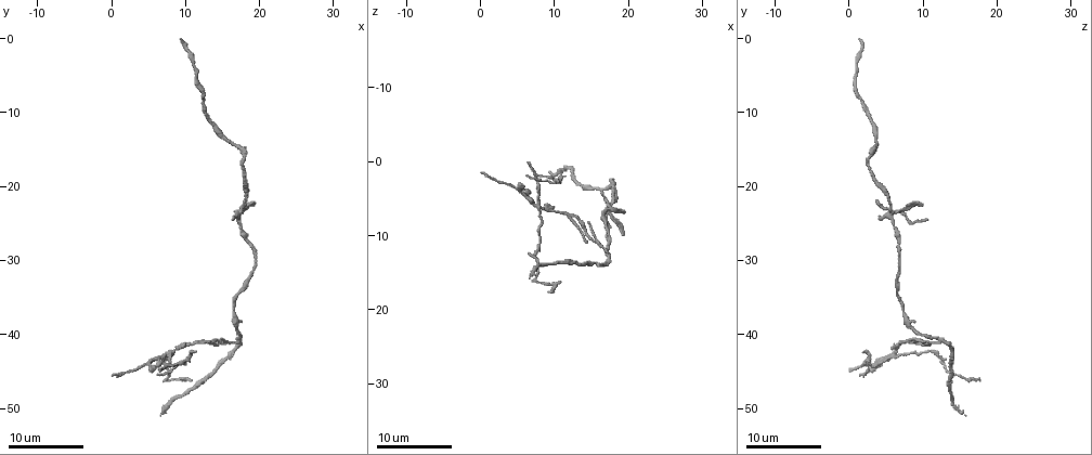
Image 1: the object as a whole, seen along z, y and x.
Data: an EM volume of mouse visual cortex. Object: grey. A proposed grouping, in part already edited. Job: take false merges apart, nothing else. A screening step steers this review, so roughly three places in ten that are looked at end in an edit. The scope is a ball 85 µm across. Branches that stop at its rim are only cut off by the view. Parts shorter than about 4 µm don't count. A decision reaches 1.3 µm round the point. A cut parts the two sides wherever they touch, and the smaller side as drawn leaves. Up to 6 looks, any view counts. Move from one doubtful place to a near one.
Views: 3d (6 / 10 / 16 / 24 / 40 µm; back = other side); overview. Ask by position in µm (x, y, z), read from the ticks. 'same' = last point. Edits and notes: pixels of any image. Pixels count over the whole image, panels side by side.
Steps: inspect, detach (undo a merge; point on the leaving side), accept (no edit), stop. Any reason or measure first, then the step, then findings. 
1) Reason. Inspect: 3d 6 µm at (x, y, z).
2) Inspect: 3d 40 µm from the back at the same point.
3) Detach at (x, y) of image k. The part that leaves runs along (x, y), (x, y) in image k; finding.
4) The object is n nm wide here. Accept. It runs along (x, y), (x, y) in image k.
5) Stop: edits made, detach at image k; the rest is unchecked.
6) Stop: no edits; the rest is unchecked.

Inspect: 3d 6 µm at (17.5, 23.5, 6.0).

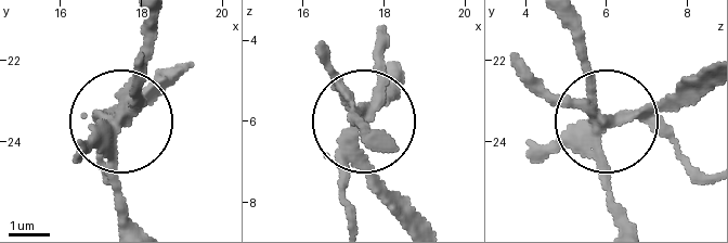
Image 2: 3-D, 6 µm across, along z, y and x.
Detach at (378, 62) of image 2. The part that leaves runs along (605, 130), (653, 127), (705, 171) in image 2; a second cell is stuck on.

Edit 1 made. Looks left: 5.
Inspect: overview.

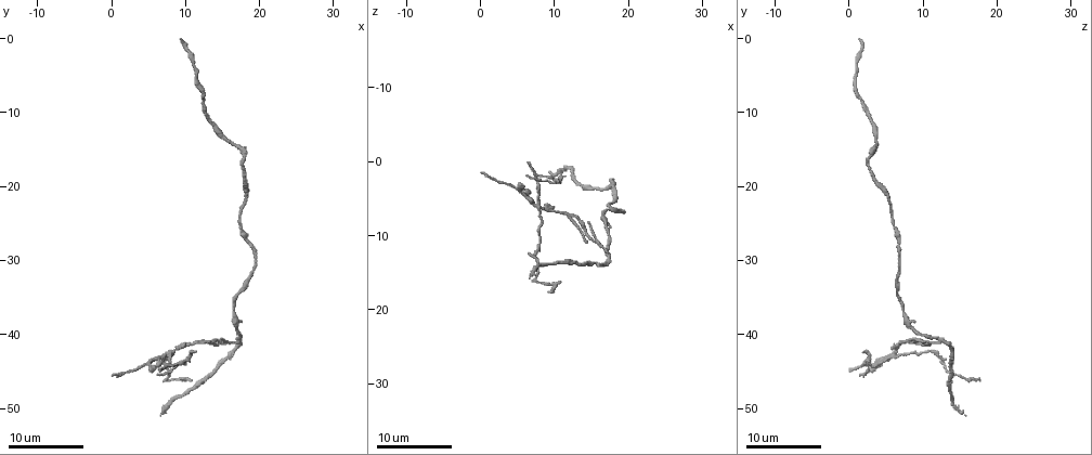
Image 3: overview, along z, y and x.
Two arms in line, one across. Inspect: 3d 10 µm at (16.5, 41.0, 12.0).

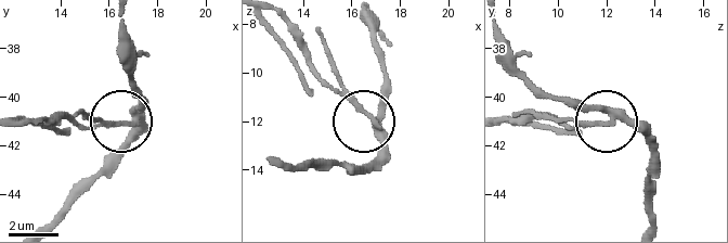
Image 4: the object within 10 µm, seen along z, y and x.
The object is 230 nm wide here. Detach at (107, 122) of image 4. The part that leaves runs along (131, 120), (83, 126), (22, 120) in image 4; two cells meet here.

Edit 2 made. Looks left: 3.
Redraw. Inspect: overview.

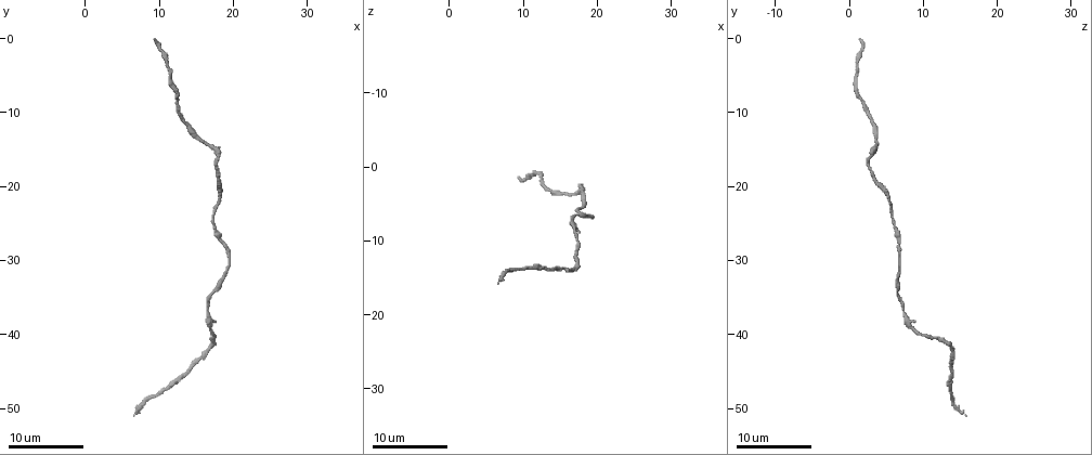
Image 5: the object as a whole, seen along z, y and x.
Inspect: 3d 10 µm at (16.5, 36.5, 7.5).

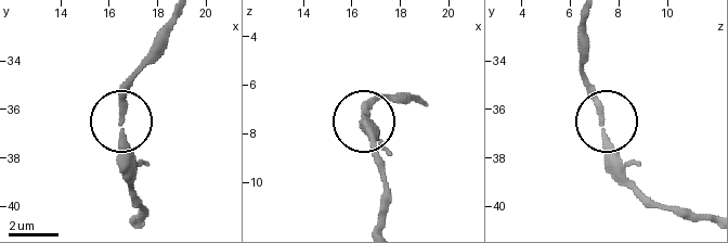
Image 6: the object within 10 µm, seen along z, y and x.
The object is 220 nm wide here. Accept. It runs along (165, 26), (163, 49), (131, 87), (121, 111), (126, 183) in image 6; all the same cell.

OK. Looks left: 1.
Stop: edits made, detach at image 2, detach at image 4; the rest is unchecked.

